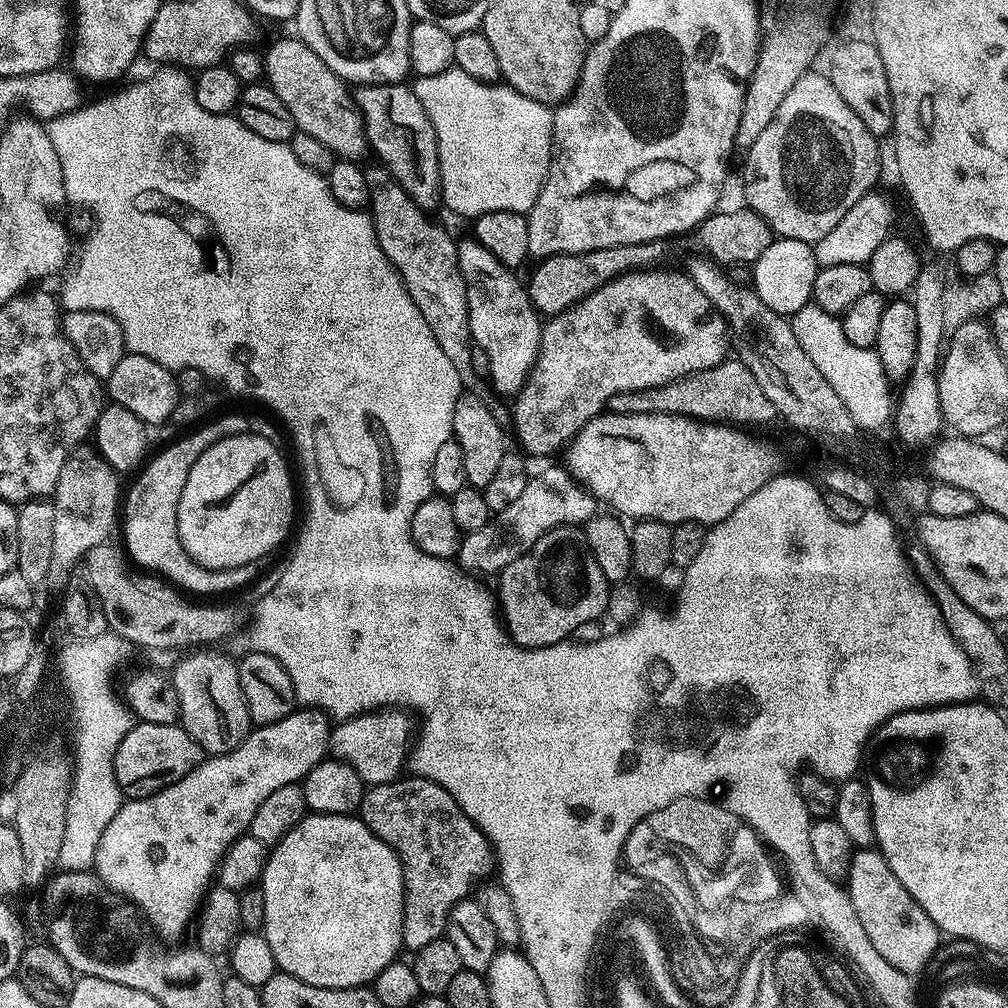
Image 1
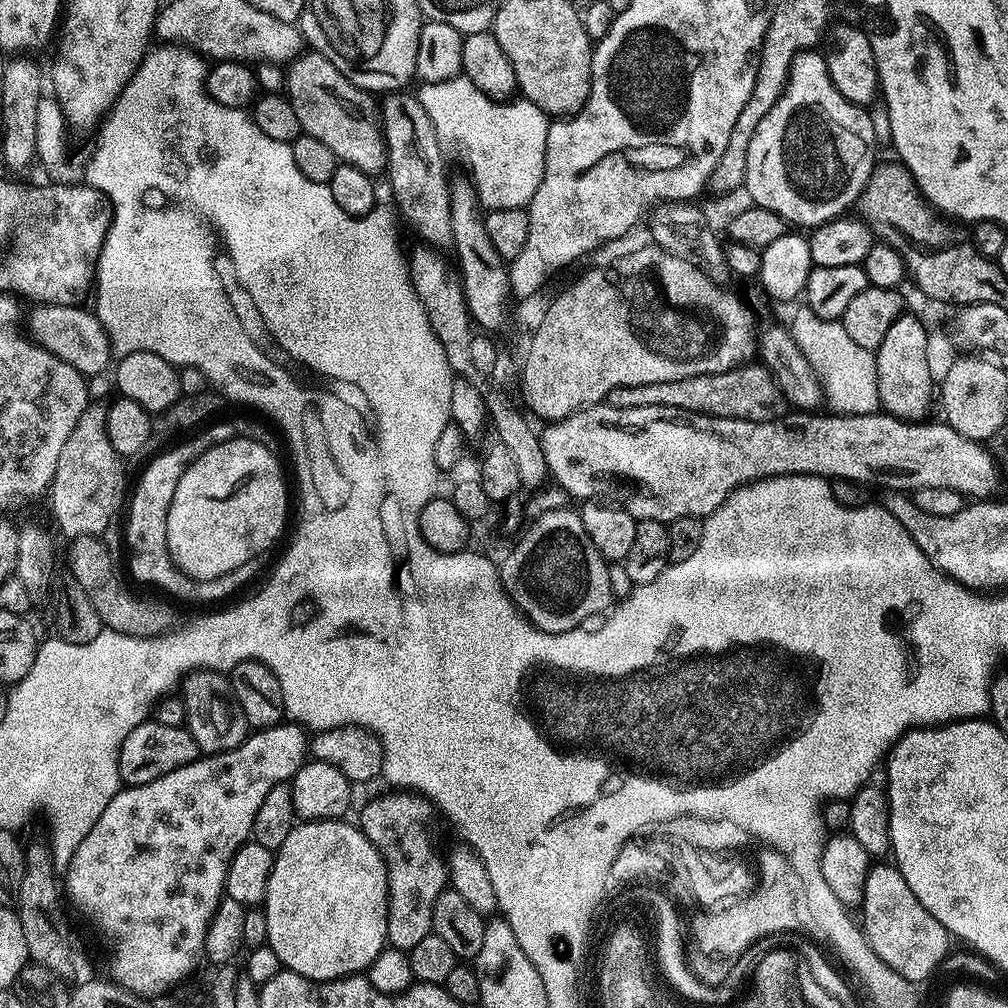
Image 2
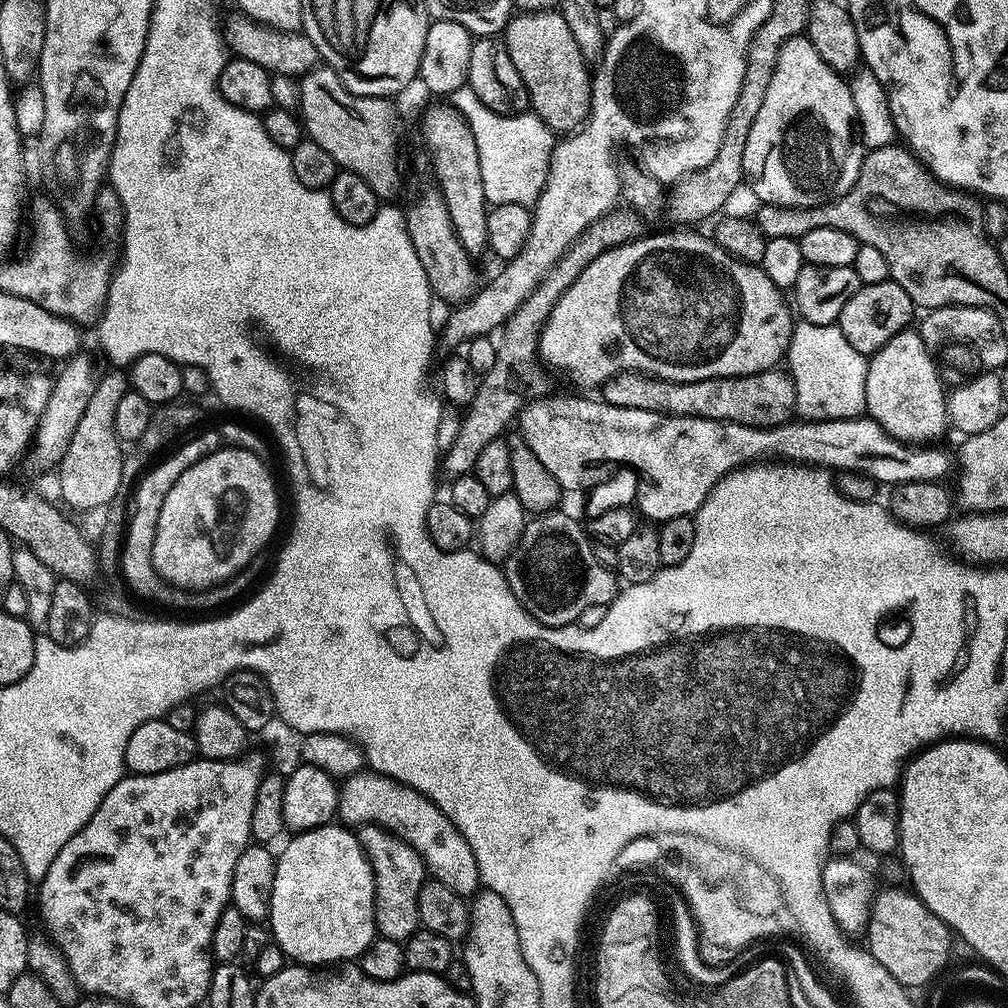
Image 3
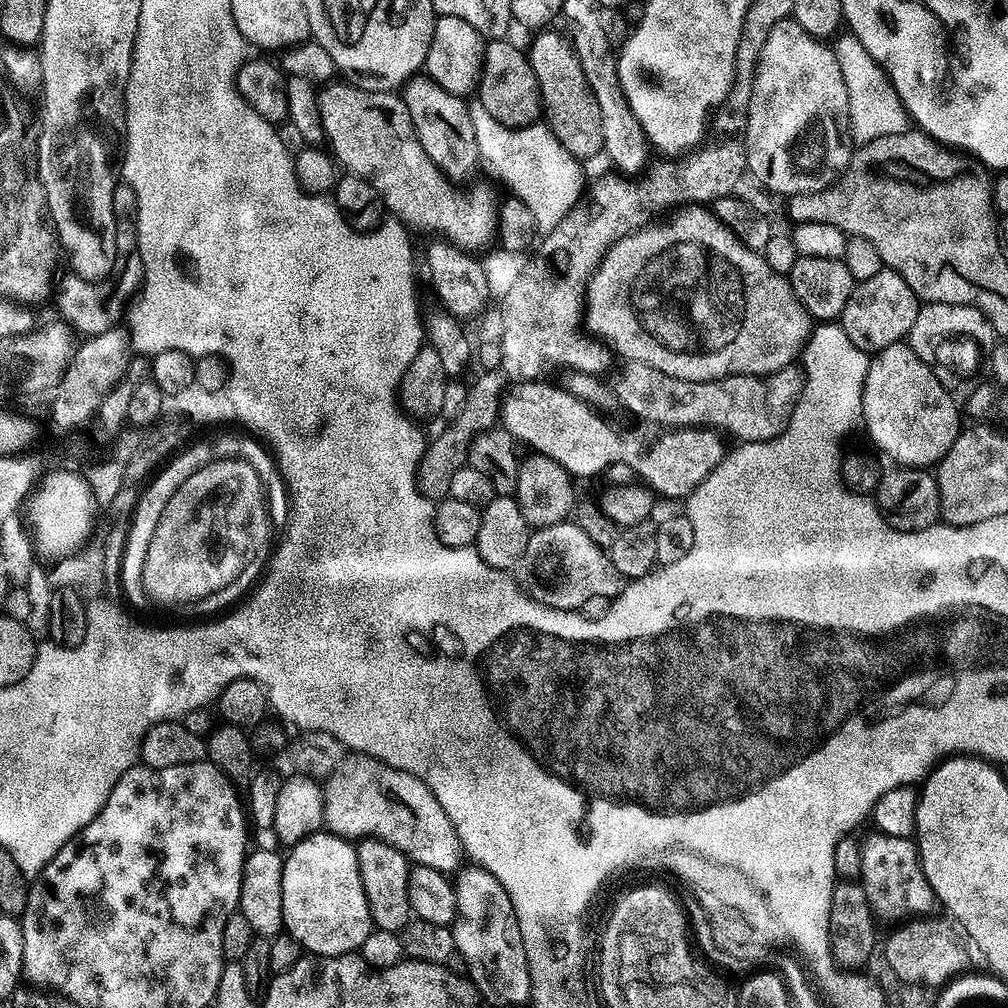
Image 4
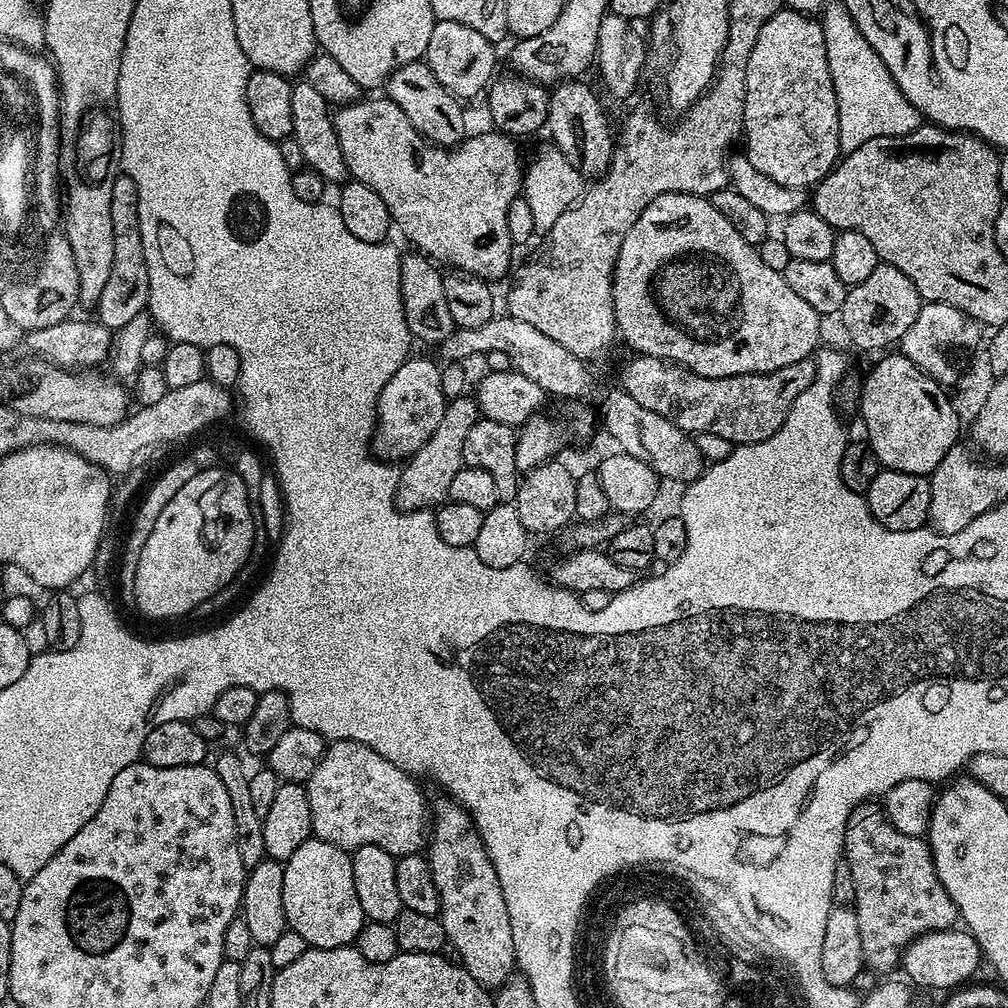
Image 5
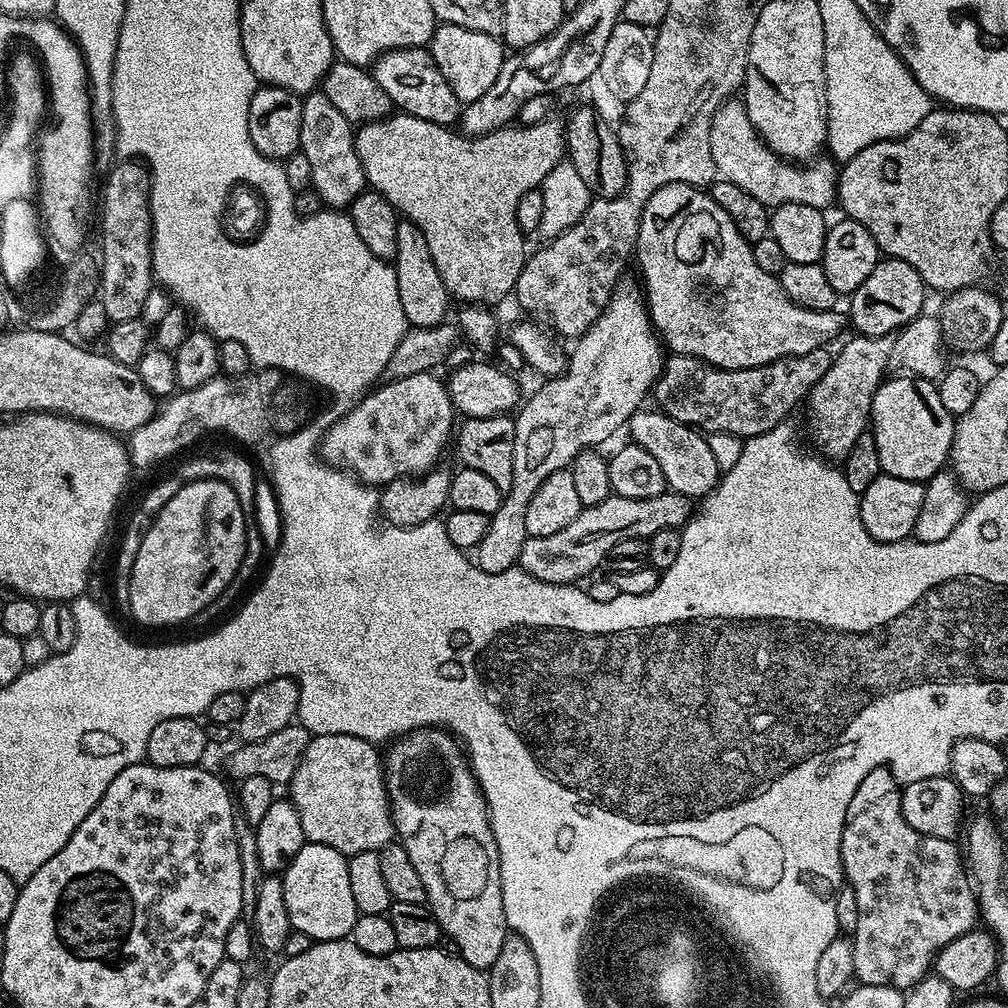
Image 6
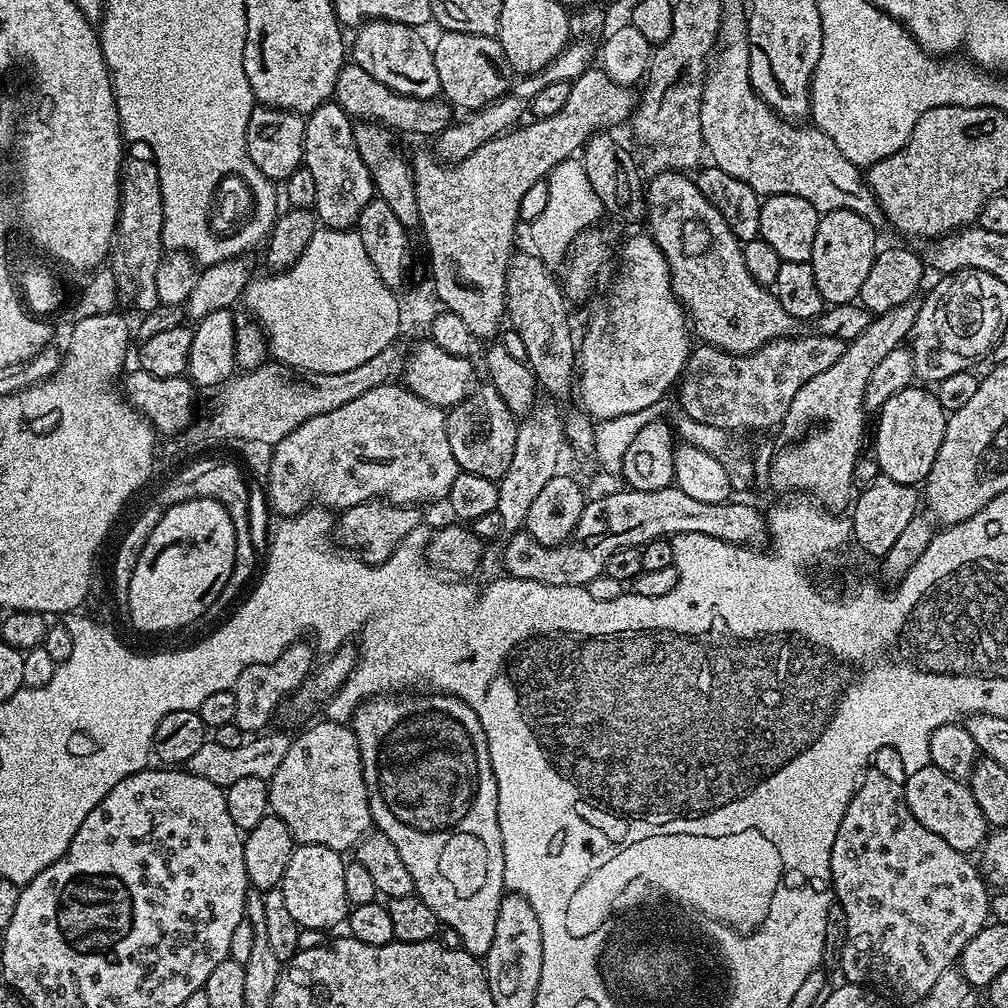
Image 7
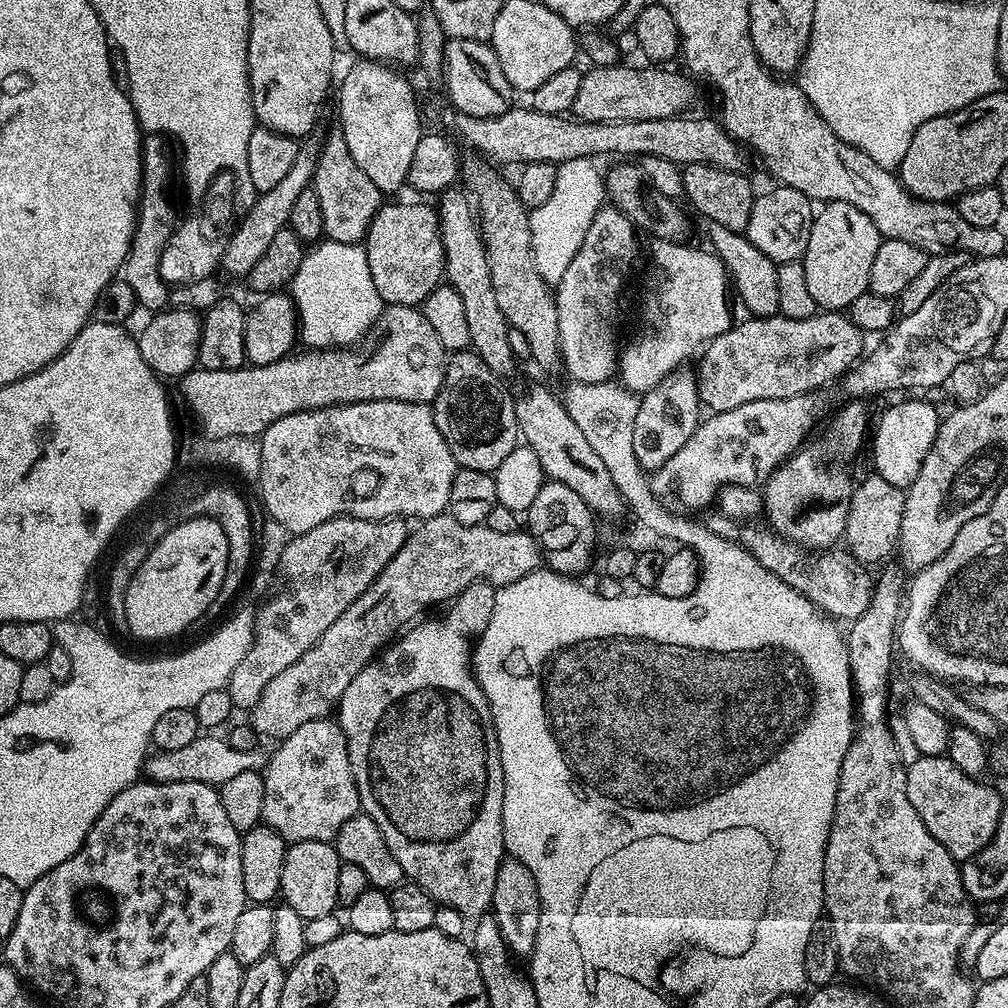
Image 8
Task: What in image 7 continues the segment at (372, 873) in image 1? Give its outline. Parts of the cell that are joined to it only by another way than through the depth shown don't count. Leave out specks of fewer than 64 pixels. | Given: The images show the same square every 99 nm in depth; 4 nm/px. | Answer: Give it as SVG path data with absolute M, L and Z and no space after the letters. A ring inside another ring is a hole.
M301 844L295 848L290 854L290 866L286 866L286 874L280 879L280 889L282 890L282 898L286 902L287 908L290 910L290 915L294 917L294 922L298 922L301 928L322 928L331 930L335 924L343 925L348 919L350 905L346 898L346 874L344 873L344 865L346 863L345 857L339 852L330 850L326 846L314 846L313 844Z

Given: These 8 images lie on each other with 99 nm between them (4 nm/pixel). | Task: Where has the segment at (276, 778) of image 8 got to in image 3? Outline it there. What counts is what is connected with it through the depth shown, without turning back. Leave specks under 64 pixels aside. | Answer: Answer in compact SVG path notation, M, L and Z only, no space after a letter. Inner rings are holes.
M361 770L357 776L347 777L339 789L338 816L345 825L381 824L411 845L424 860L431 879L442 882L442 886L450 886L454 894L465 898L475 897L481 891L478 862L474 850L470 850L470 842L466 842L454 822L450 822L450 818L446 818L446 814L442 814L442 810L418 790L371 770Z

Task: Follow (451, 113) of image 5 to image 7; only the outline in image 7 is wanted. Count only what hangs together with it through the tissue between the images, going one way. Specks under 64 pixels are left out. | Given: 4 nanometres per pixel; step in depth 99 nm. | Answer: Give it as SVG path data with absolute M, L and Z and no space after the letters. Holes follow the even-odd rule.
M375 18L355 29L356 37L350 40L351 63L362 66L370 78L378 78L382 86L410 98L435 100L441 95L438 70L434 66L432 44L420 37L417 29Z

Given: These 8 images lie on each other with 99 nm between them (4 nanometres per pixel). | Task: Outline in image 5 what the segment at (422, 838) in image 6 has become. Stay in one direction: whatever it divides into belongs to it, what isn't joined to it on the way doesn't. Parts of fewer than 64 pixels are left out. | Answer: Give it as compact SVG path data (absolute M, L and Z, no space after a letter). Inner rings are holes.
M451 798L443 799L436 804L436 833L433 836L431 833L430 843L426 848L428 866L432 871L434 886L438 886L440 895L440 921L448 935L448 944L456 947L455 955L459 963L464 965L481 986L495 990L513 975L518 964L514 934L510 930L510 914L506 910L506 898L502 894L494 862L482 842L480 831L472 821L471 812Z

